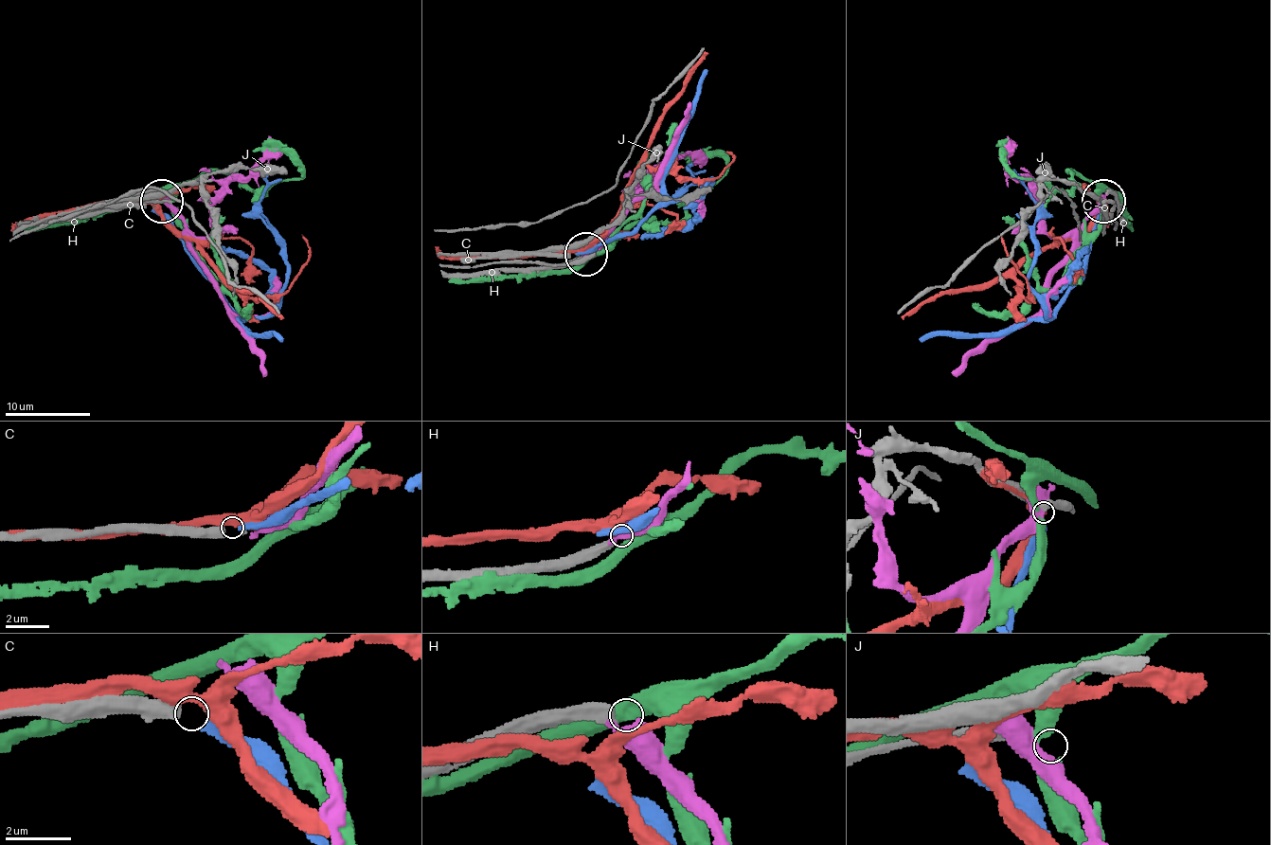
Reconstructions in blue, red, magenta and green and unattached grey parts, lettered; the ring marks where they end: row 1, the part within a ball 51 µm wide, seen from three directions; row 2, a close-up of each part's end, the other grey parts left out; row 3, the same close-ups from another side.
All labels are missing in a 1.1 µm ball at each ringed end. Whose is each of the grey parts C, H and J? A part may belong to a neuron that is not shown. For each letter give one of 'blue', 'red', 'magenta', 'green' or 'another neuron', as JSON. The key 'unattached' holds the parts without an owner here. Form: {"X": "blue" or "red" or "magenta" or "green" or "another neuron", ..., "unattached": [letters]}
{"C": "blue", "H": "magenta", "J": "another neuron", "unattached": ["J"]}

